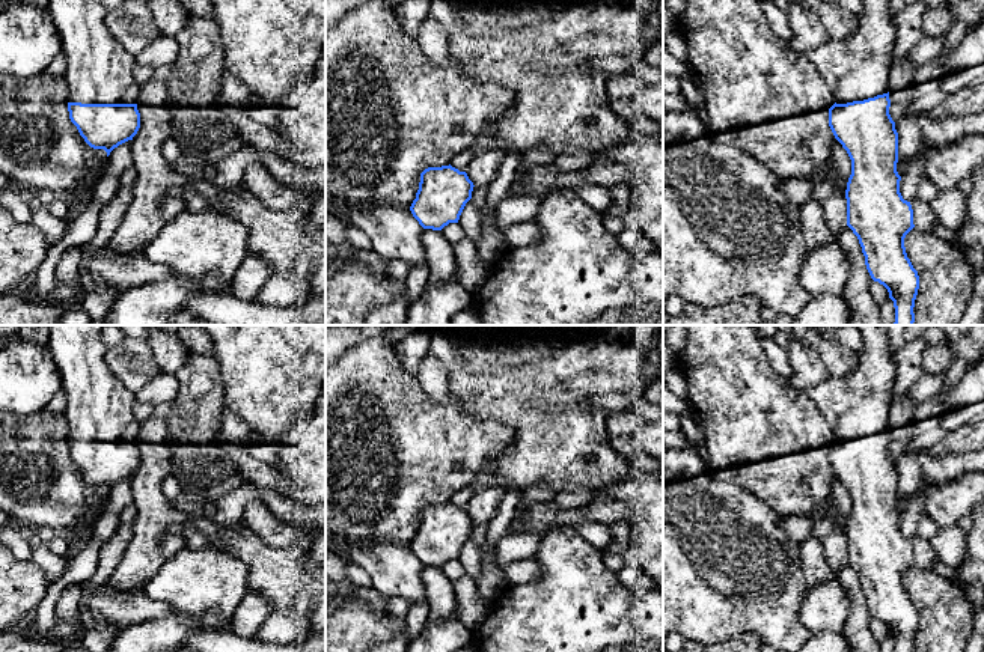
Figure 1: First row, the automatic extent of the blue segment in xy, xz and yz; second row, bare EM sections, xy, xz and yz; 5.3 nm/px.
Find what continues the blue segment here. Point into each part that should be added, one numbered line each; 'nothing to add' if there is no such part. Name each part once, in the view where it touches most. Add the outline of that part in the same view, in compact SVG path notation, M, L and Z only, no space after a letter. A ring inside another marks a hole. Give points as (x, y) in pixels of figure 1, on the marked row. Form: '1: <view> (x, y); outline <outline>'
1: xy (100, 71); outline M50 0L47 11L68 60L68 101L81 104L137 104L137 57L110 33L101 0Z

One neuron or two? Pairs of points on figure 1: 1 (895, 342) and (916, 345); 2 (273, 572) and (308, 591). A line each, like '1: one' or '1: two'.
1: two
2: one

